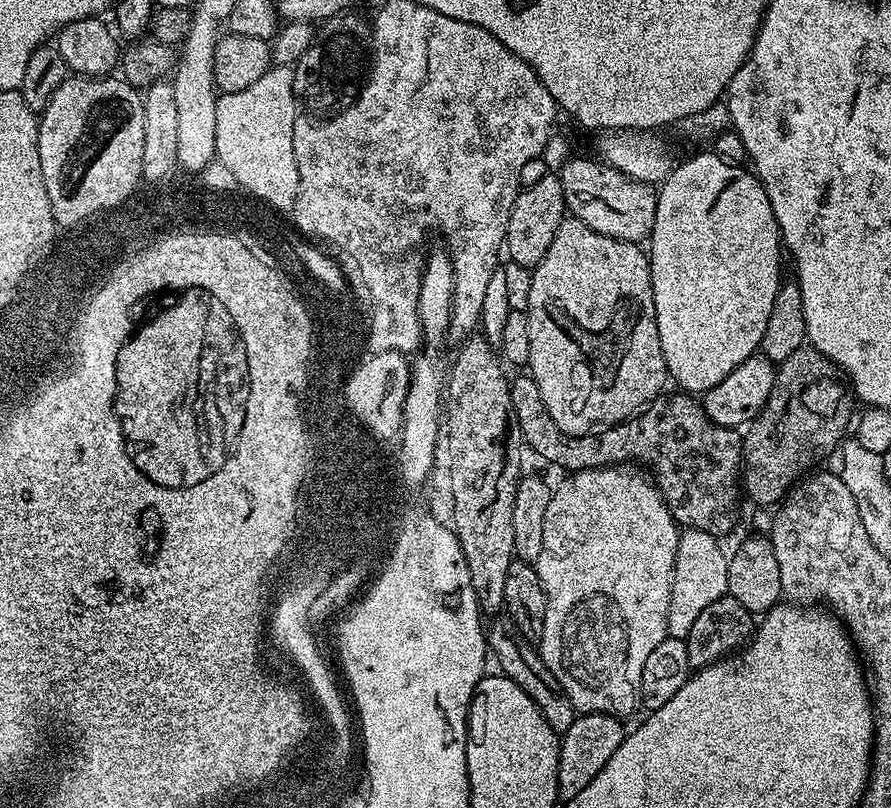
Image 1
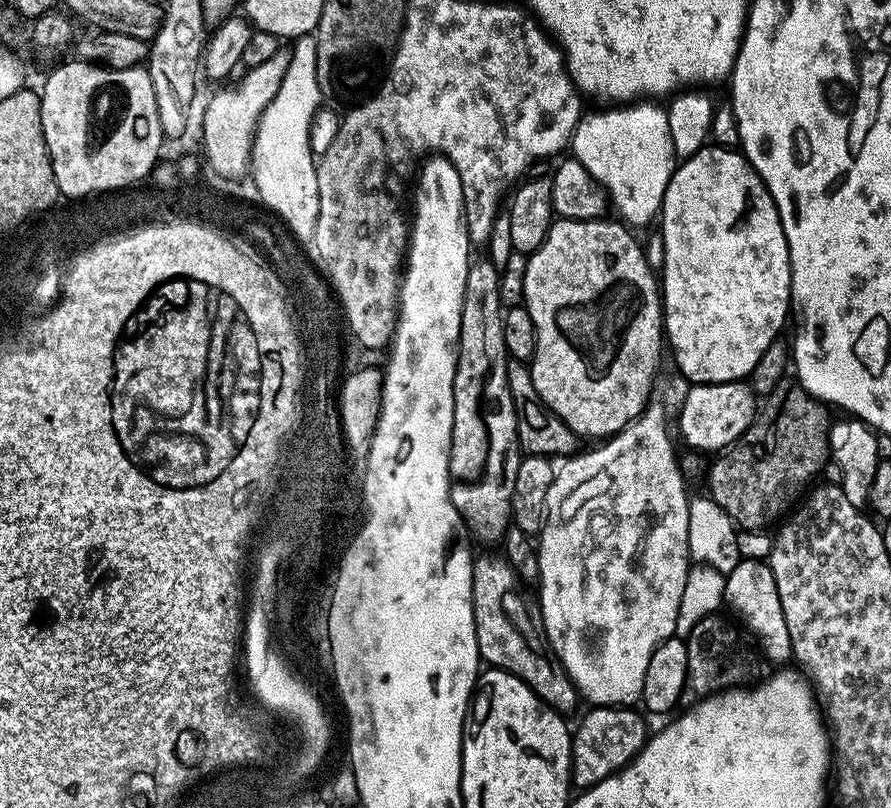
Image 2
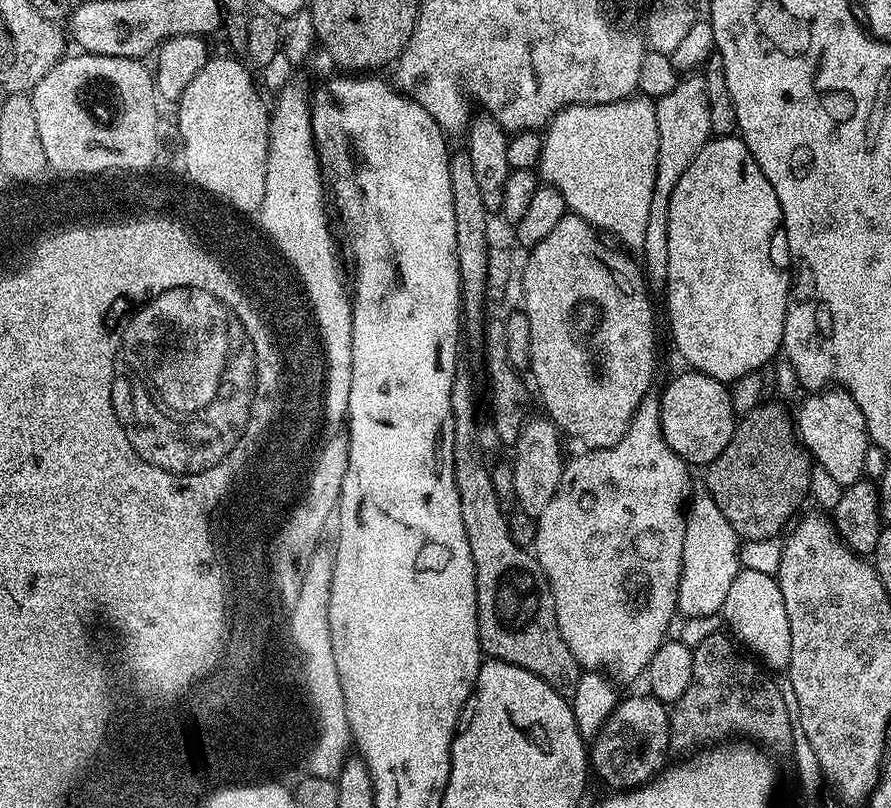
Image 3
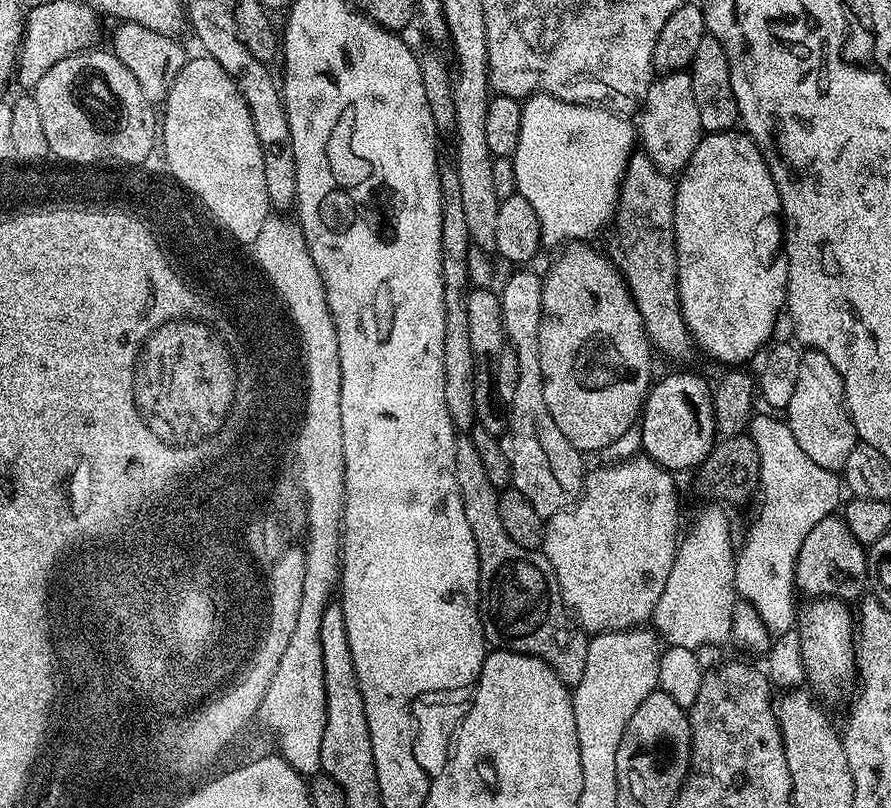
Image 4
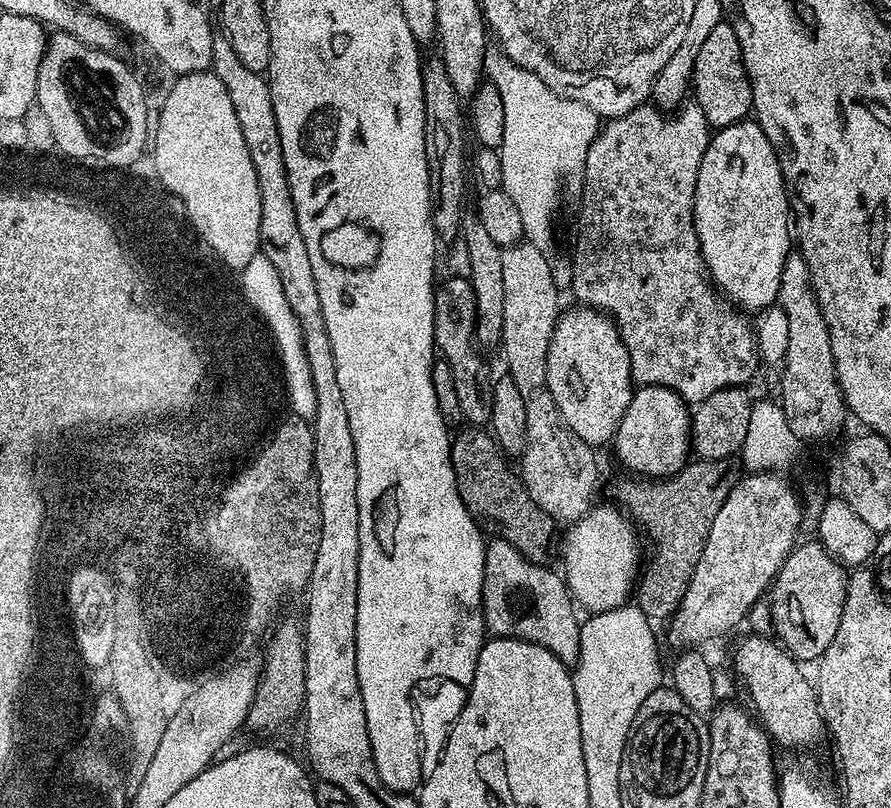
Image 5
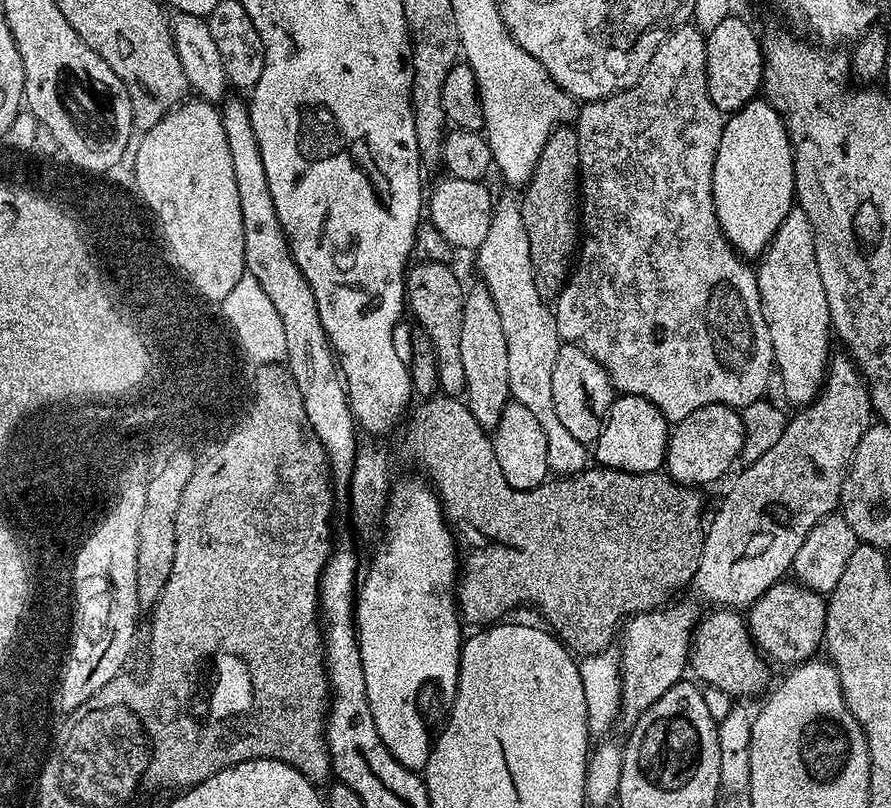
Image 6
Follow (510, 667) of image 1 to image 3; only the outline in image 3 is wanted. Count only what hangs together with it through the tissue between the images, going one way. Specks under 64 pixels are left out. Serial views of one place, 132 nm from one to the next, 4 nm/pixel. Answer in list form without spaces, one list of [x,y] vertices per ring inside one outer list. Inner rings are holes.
[[[464,370],[457,371],[450,386],[450,410],[454,417],[454,474],[458,486],[458,498],[462,506],[462,526],[466,530],[466,542],[470,542],[470,558],[476,567],[476,621],[480,635],[480,650],[485,657],[530,670],[538,674],[554,690],[571,697],[582,675],[580,663],[570,654],[570,646],[562,642],[558,630],[558,618],[554,614],[554,594],[550,582],[529,549],[518,546],[508,529],[508,516],[498,506],[491,482],[490,464],[480,453],[480,424],[476,421],[476,380]]]

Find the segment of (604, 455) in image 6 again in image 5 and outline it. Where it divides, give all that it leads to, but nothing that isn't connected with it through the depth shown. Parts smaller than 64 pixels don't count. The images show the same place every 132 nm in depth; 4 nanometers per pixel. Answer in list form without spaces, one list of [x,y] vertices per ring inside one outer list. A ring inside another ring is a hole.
[[[641,384],[626,406],[626,414],[614,437],[616,456],[632,474],[667,478],[689,463],[692,452],[692,413],[688,401],[674,390],[657,384]]]

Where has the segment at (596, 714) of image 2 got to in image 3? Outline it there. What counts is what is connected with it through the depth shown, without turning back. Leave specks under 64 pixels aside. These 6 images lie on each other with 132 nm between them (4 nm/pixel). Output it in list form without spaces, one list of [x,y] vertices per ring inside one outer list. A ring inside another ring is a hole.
[[[651,694],[644,696],[628,696],[617,703],[616,708],[606,718],[602,730],[590,744],[590,768],[609,784],[612,790],[627,790],[638,788],[649,780],[655,780],[666,767],[664,759],[670,756],[668,743],[670,742],[669,709]]]

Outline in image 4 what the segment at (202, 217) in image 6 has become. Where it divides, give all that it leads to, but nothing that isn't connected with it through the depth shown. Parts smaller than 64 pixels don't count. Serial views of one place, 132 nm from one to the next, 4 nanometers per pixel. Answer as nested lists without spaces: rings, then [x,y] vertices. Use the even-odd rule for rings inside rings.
[[[197,54],[196,57],[185,59],[182,70],[178,70],[178,74],[172,83],[172,89],[168,91],[168,99],[162,105],[162,114],[168,117],[168,142],[166,144],[166,155],[173,159],[173,168],[176,175],[186,184],[191,185],[192,189],[200,192],[200,196],[211,205],[213,213],[220,220],[224,221],[230,229],[230,235],[233,241],[240,240],[245,246],[255,244],[258,233],[262,230],[262,226],[268,221],[270,215],[270,205],[268,195],[266,194],[266,170],[262,166],[262,146],[258,146],[258,134],[254,134],[254,122],[250,118],[250,106],[246,106],[246,98],[242,98],[242,94],[238,90],[238,86],[234,82],[234,78],[230,78],[230,74],[226,74],[226,70],[222,70],[222,66],[218,66],[218,62],[214,62],[214,58]]]

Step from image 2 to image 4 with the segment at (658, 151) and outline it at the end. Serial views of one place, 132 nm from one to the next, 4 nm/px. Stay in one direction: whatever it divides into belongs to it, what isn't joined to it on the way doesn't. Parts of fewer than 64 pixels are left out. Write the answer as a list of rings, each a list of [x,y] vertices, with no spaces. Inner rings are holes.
[[[557,96],[527,97],[523,101],[521,110],[521,133],[518,134],[517,150],[510,157],[514,166],[514,178],[516,179],[516,190],[518,195],[526,198],[530,206],[534,206],[534,214],[538,214],[538,226],[540,227],[540,243],[545,249],[556,248],[567,245],[569,242],[584,242],[588,236],[596,236],[604,227],[613,223],[616,214],[616,203],[620,200],[620,183],[624,181],[624,172],[628,168],[628,159],[632,157],[634,149],[638,144],[638,128],[632,124],[627,115],[621,114],[611,108],[593,106],[590,104],[571,104],[565,100],[559,100]]]

